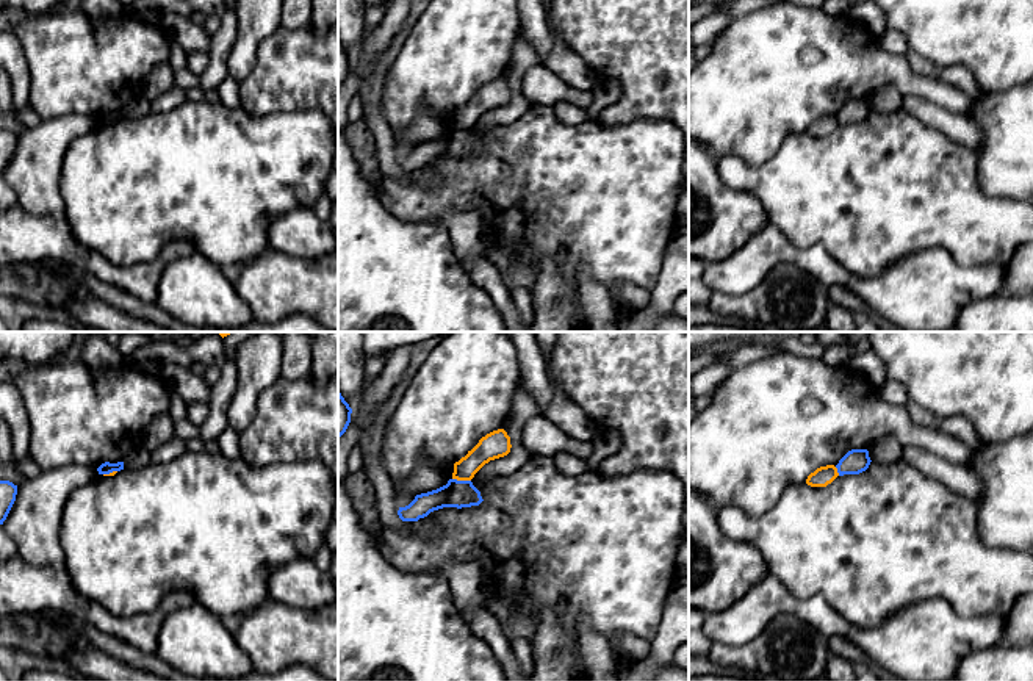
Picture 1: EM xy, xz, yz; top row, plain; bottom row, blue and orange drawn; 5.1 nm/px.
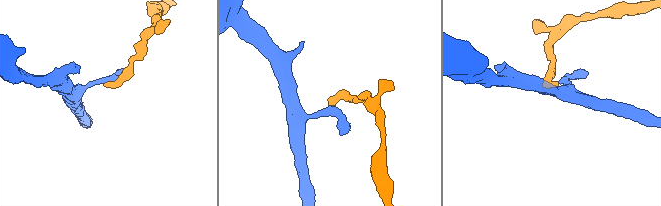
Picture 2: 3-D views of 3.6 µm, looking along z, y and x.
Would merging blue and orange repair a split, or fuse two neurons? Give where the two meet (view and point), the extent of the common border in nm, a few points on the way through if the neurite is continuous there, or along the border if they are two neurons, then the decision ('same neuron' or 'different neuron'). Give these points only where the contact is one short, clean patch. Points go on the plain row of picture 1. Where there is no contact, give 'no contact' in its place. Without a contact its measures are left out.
meets blue in xz at (462, 130); contact 100 nm long; border along xz (453, 127), (470, 130); different neuron

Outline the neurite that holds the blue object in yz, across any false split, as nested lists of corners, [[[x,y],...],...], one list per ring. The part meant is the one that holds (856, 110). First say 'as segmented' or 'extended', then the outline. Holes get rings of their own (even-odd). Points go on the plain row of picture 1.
as segmented | [[[851,99],[839,110],[836,117],[839,125],[859,124],[869,117],[870,111],[867,99]]]

